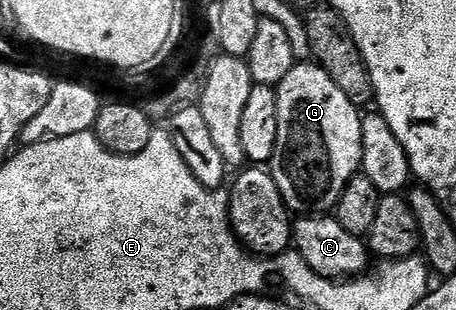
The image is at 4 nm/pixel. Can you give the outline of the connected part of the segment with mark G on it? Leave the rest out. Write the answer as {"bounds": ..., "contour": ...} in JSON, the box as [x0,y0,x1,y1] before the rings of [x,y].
{"bounds":[268,64,362,215],"contour":[[[296,64],[292,68],[292,72],[288,72],[288,76],[284,76],[284,80],[276,89],[278,92],[278,139],[276,140],[276,152],[268,163],[269,172],[276,180],[276,188],[280,188],[280,196],[291,215],[329,215],[337,207],[348,180],[352,180],[362,168],[362,114],[359,107],[354,106],[352,100],[348,100],[348,96],[344,96],[344,92],[340,92],[340,88],[336,88],[336,84],[332,84],[332,76],[328,76],[328,72],[324,72],[322,67],[317,64]]]}

